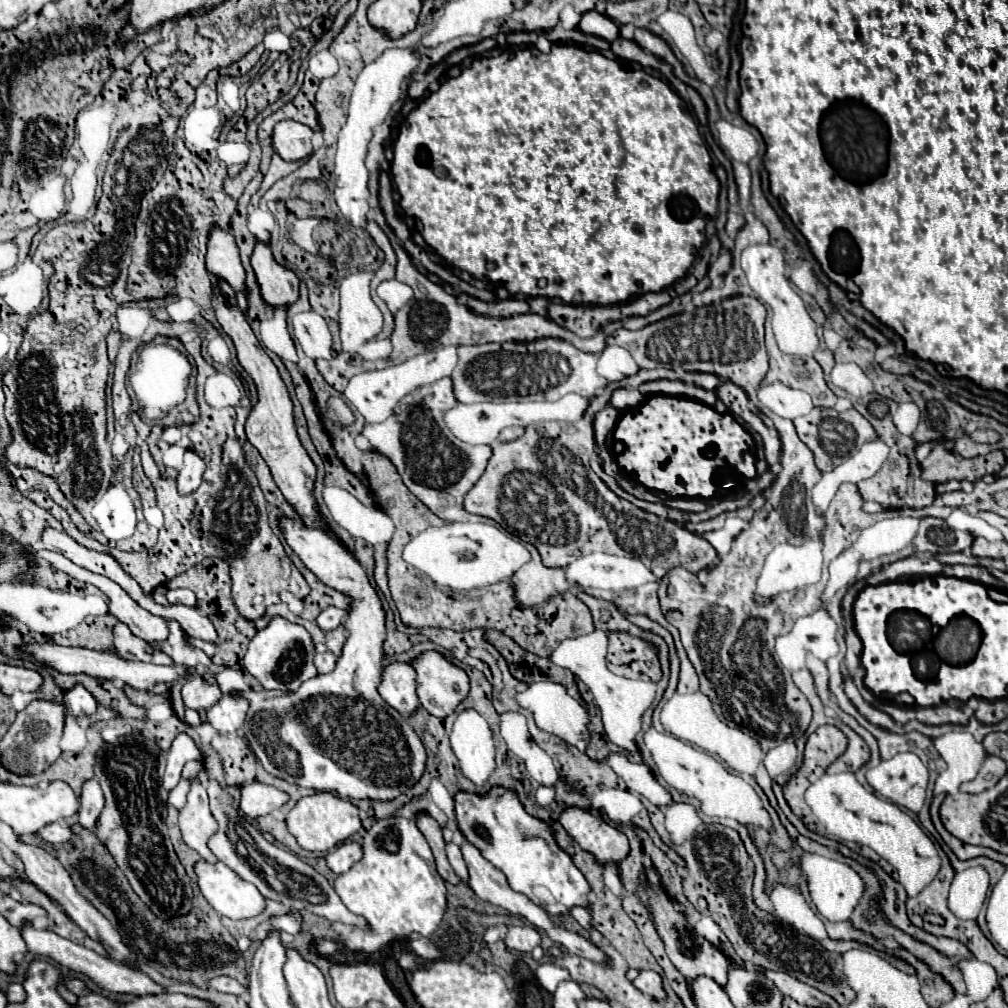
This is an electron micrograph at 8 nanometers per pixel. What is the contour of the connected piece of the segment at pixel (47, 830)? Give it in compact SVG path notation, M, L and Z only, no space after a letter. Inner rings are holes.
M52 822L50 826L44 826L42 830L36 832L36 836L44 842L50 842L50 844L60 844L60 842L68 842L72 838L72 828L68 828L66 824L58 824L58 822Z

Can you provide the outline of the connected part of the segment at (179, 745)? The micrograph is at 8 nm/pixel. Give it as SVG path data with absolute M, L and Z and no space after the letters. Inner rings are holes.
M178 734L176 740L172 742L168 756L166 756L166 772L164 772L162 786L170 792L180 782L180 774L182 774L184 764L188 760L200 760L200 756L202 754L190 736Z

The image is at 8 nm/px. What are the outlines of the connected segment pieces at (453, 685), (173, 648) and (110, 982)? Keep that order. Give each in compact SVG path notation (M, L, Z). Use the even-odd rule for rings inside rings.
M424 652L422 656L418 656L412 662L412 666L418 676L418 696L420 696L420 702L428 714L432 714L436 718L446 718L456 710L456 706L460 702L464 702L468 698L470 680L468 680L466 672L462 668L454 666L452 662L448 662L442 654Z
M168 620L168 630L170 630L170 634L164 642L152 642L150 644L154 650L168 654L176 664L184 664L184 666L198 668L198 670L208 668L212 664L210 658L202 650L188 644L186 634L184 634L182 626L178 626L178 622Z
M22 926L22 938L24 938L24 942L26 942L26 946L28 946L28 950L32 954L40 954L40 956L52 958L60 966L64 966L64 968L68 968L72 972L88 976L94 984L98 984L100 988L104 988L108 992L114 992L114 994L134 994L134 996L150 996L150 994L158 996L158 994L166 992L164 986L156 984L146 974L142 974L138 970L132 970L126 964L114 962L112 958L100 956L94 950L88 950L86 946L80 946L80 944L76 944L72 940L66 940L66 938L58 936L56 932L52 932L52 930L36 930L34 926Z

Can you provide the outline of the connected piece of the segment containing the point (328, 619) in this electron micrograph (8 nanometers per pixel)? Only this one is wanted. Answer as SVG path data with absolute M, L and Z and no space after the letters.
M334 606L322 610L322 612L318 614L318 618L316 618L316 624L318 624L320 630L324 630L324 632L338 628L342 622L344 622L344 612L338 610L338 608L334 608Z

